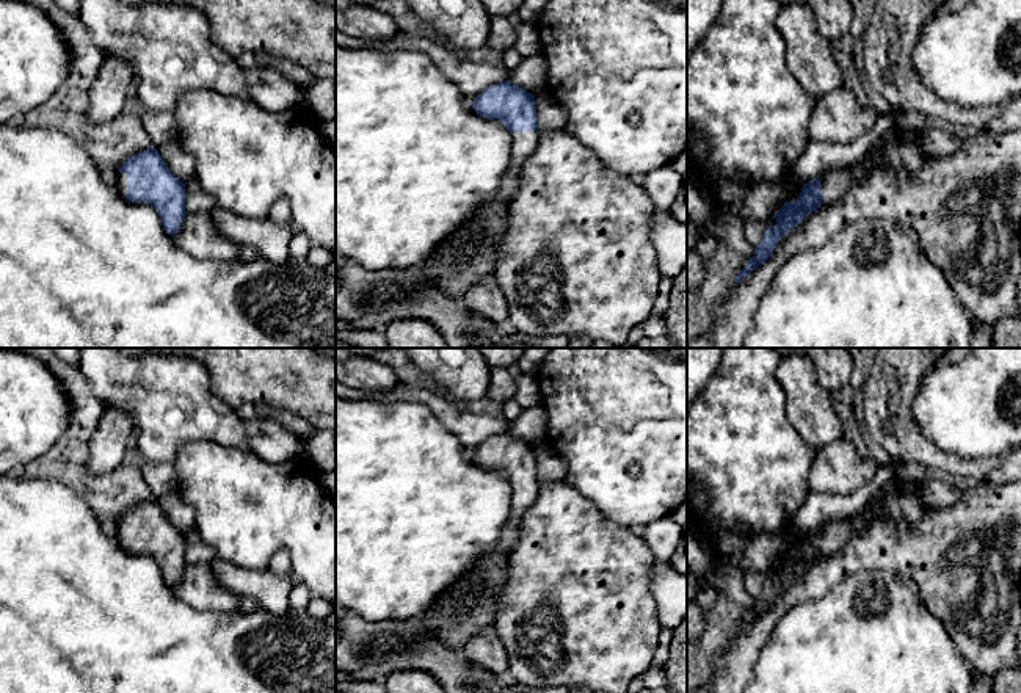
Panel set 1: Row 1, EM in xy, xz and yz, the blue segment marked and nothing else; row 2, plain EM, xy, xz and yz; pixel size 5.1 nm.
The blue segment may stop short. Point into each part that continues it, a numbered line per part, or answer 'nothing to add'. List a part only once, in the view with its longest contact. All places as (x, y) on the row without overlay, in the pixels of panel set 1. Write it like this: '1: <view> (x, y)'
1: xy (121, 532)

